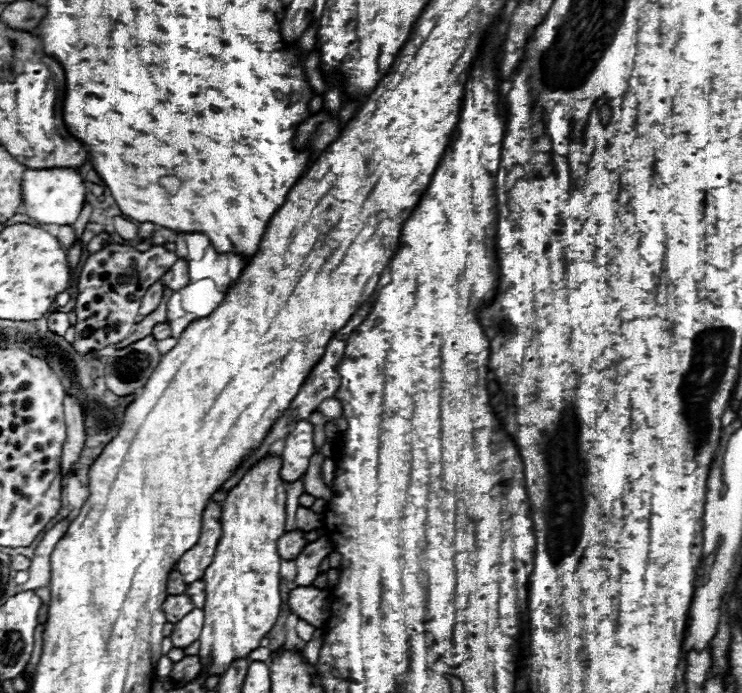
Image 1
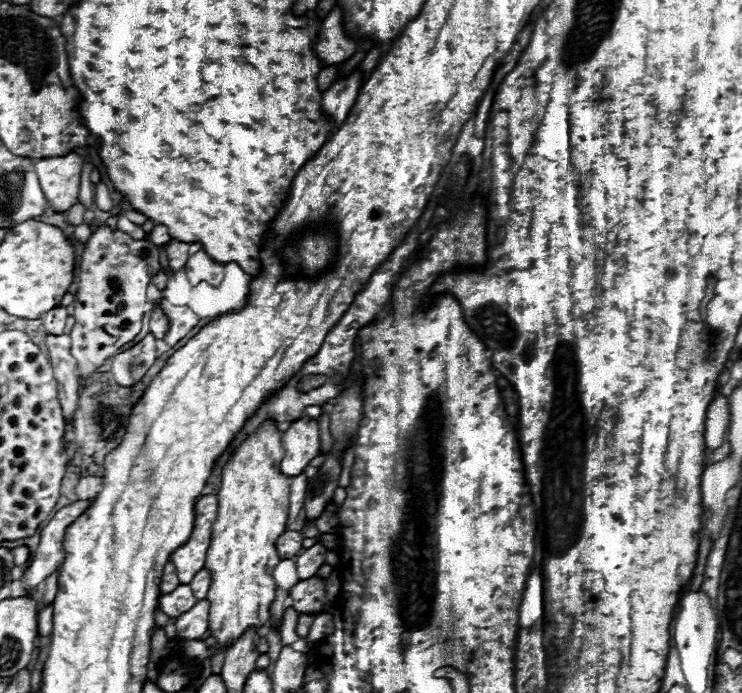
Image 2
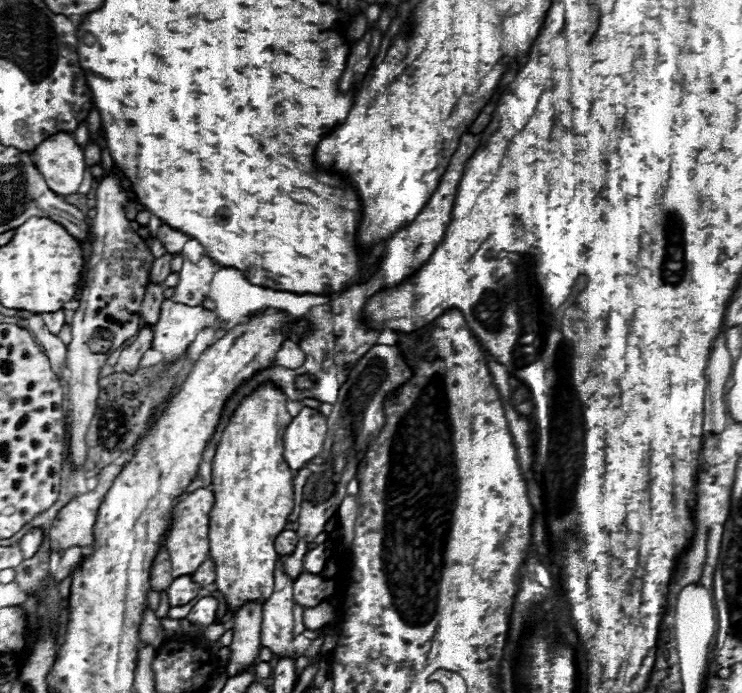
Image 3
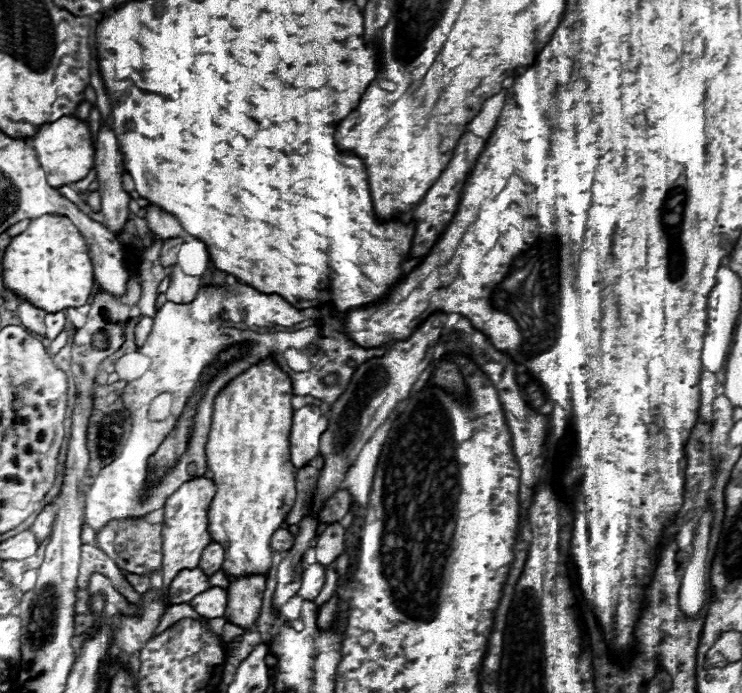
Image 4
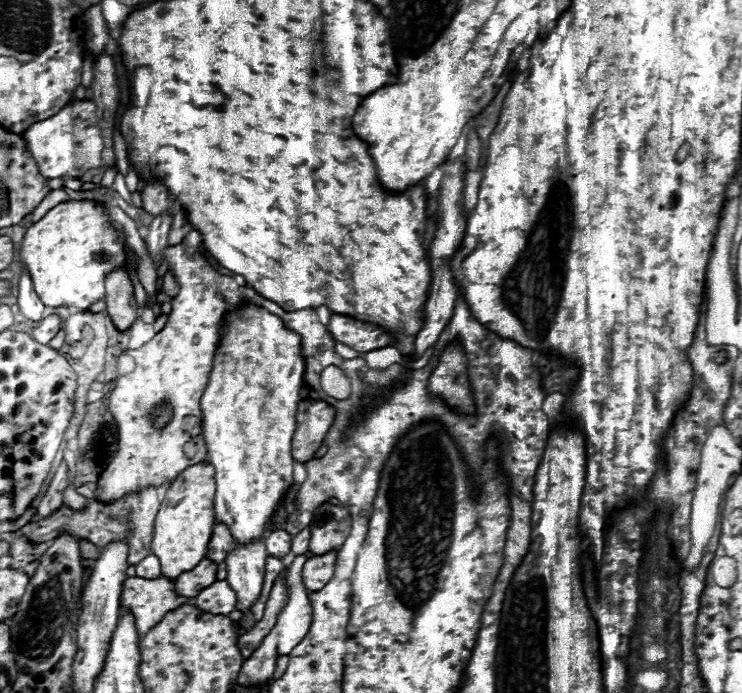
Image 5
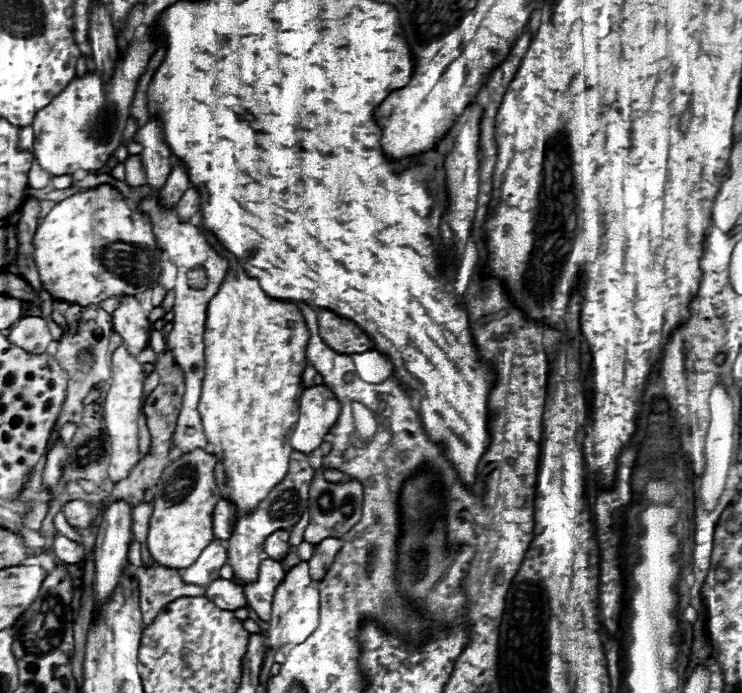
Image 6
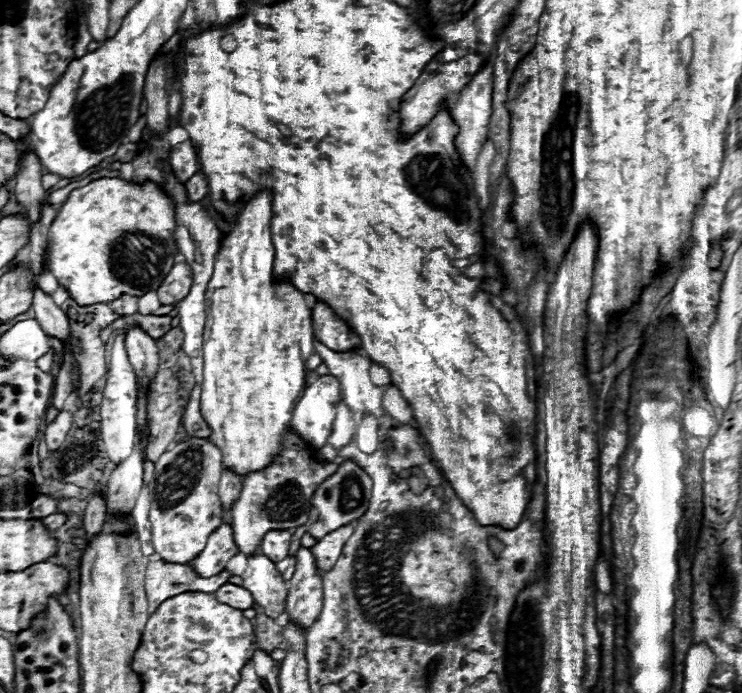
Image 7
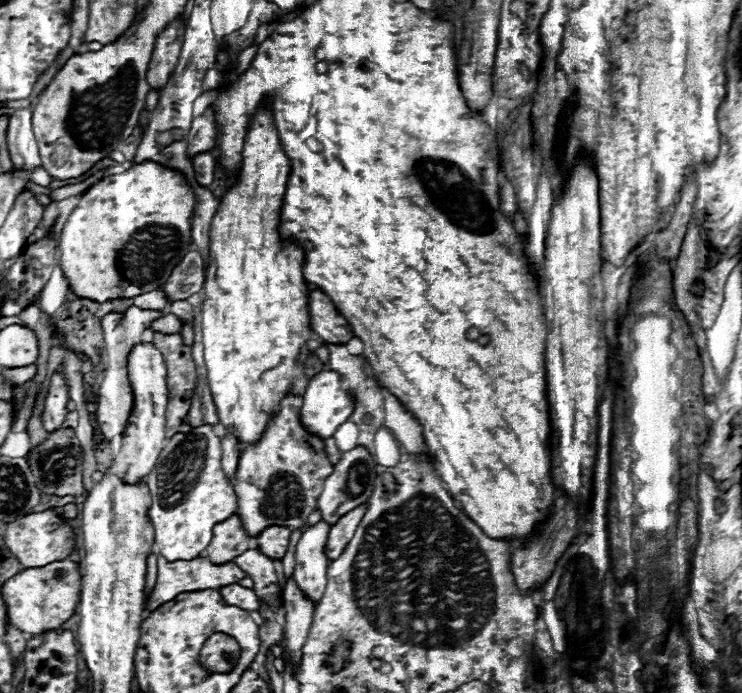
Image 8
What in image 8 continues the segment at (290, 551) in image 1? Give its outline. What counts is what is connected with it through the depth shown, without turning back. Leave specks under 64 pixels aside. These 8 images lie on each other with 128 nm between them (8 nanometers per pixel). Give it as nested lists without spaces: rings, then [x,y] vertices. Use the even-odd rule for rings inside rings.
[[[270,526],[258,536],[258,548],[264,550],[274,560],[282,560],[286,550],[288,550],[288,540],[290,540],[290,530],[284,526]]]

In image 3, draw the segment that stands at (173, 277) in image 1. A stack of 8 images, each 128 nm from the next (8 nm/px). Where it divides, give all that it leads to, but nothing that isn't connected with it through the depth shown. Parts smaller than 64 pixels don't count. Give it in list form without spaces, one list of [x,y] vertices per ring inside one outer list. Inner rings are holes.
[[[166,224],[160,226],[158,238],[160,238],[160,242],[164,244],[166,252],[170,252],[170,254],[174,254],[174,256],[180,254],[180,252],[182,252],[182,246],[190,240],[186,234],[182,234],[182,232],[178,232],[178,230],[172,230],[172,228],[166,226]]]

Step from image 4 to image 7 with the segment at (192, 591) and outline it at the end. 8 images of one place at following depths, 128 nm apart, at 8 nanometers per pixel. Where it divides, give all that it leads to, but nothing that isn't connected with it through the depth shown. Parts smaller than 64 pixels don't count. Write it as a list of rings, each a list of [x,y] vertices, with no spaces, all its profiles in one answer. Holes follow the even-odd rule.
[[[222,524],[210,534],[206,548],[192,560],[192,566],[196,566],[196,574],[200,574],[202,578],[210,578],[212,574],[220,574],[220,570],[224,570],[228,560],[236,554],[238,548],[234,544],[232,526]]]

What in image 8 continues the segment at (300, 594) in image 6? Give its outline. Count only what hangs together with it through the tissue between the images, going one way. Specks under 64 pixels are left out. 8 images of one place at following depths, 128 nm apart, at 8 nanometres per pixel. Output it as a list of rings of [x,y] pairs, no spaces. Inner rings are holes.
[[[318,522],[312,528],[304,528],[304,534],[296,546],[296,568],[292,578],[300,586],[302,594],[316,606],[326,590],[326,568],[330,560],[324,554],[330,526]]]

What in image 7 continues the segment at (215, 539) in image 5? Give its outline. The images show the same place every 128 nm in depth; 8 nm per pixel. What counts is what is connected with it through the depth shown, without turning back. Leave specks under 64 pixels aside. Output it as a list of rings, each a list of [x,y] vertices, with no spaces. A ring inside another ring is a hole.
[[[222,470],[222,480],[220,480],[220,502],[222,502],[224,516],[230,516],[232,504],[234,504],[236,498],[240,496],[240,490],[242,490],[240,478],[238,478],[236,474],[228,472],[228,470]]]

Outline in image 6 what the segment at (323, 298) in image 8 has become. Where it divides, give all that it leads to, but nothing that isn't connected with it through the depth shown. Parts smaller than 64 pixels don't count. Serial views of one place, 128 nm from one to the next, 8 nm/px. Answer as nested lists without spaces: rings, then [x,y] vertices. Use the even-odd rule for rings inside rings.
[[[318,310],[318,328],[322,340],[340,354],[356,354],[374,348],[374,342],[356,326],[356,322],[330,310]]]

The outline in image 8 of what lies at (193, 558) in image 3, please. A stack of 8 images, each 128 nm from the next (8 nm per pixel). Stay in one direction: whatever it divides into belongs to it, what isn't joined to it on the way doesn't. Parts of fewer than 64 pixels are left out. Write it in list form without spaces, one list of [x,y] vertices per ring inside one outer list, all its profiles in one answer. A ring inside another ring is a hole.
[[[184,426],[184,428],[188,428],[188,430],[178,432],[164,444],[154,470],[146,478],[146,486],[152,496],[150,522],[154,528],[154,544],[160,552],[160,556],[164,556],[168,562],[198,558],[200,552],[204,552],[206,546],[210,544],[214,526],[224,522],[226,518],[230,518],[238,508],[238,498],[234,494],[234,488],[226,480],[222,466],[220,466],[222,446],[220,446],[220,438],[214,434],[212,426],[198,426],[198,428]]]

